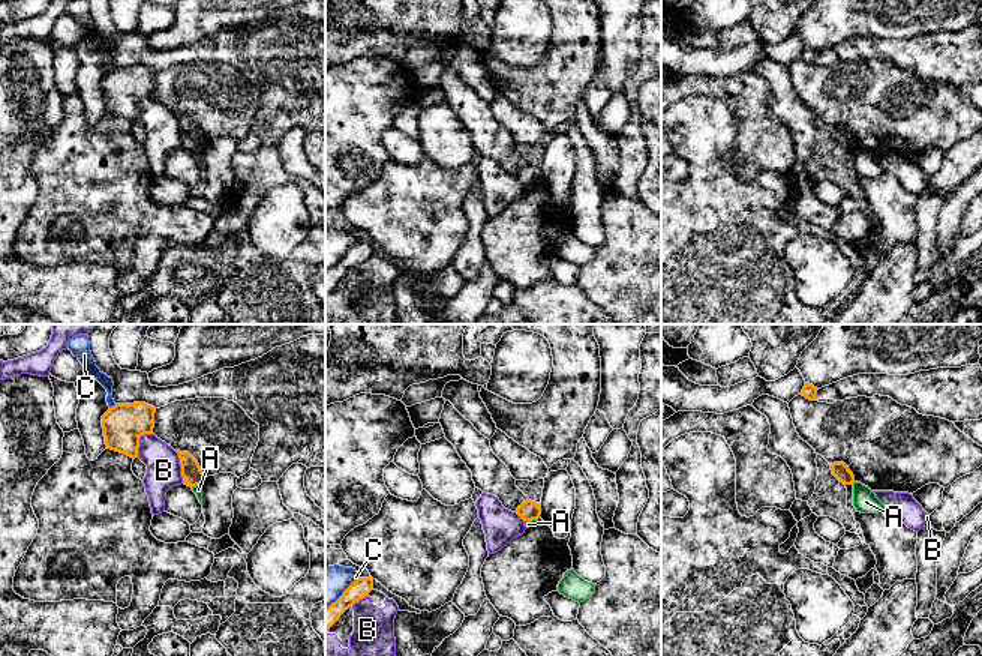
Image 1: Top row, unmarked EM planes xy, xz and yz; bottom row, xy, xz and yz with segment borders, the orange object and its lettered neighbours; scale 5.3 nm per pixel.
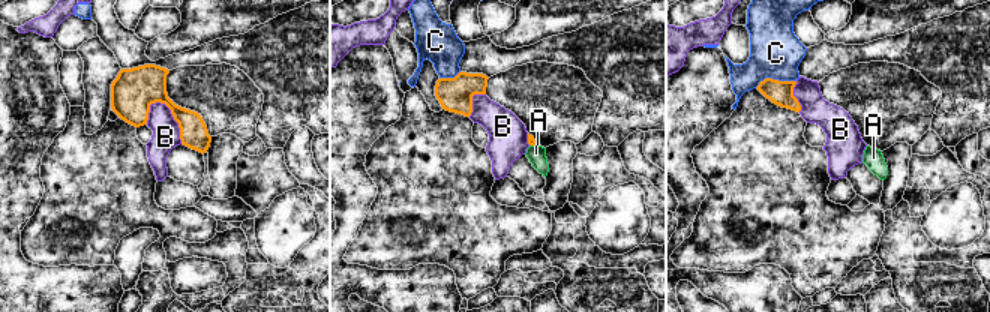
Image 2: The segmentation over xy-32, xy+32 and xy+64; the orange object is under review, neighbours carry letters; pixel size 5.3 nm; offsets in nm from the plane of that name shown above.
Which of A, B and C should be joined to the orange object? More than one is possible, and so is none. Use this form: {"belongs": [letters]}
{"belongs": []}

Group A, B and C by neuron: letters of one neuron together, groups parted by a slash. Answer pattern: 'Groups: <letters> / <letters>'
Groups: A / B / C

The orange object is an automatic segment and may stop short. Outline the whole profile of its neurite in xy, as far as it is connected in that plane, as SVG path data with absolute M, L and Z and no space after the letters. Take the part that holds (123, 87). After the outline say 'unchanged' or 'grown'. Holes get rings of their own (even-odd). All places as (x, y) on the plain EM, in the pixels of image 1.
M145 66L115 68L102 80L106 113L138 122L139 101L153 98L156 72Z; unchanged

